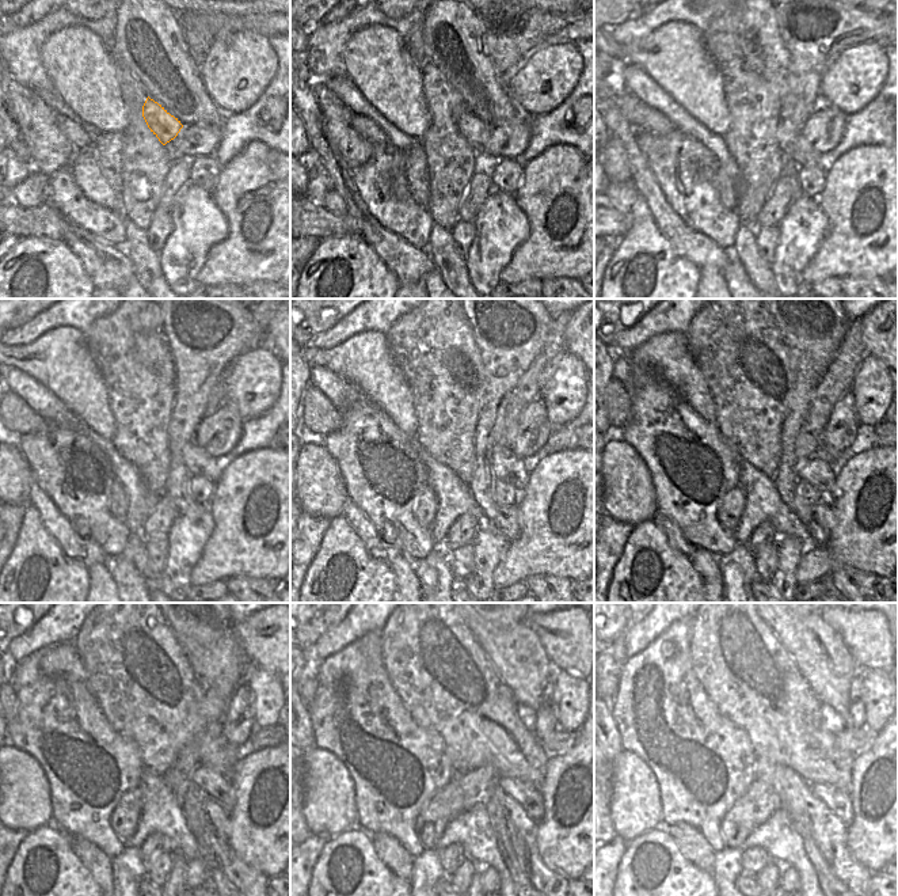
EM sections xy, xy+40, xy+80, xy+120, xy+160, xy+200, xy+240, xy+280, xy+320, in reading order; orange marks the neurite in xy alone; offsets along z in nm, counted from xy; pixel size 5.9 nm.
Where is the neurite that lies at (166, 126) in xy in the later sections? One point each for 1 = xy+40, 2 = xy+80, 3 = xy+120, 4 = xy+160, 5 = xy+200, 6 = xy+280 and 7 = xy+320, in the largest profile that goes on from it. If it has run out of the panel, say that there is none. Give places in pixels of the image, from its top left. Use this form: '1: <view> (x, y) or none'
1: xy+40 (476, 132)
2: xy+80 (790, 141)
3: xy+120 (198, 463)
4: xy+160 (506, 466)
5: xy+200 (821, 474)
6: xy+280 (528, 796)
7: xy+320 (837, 801)

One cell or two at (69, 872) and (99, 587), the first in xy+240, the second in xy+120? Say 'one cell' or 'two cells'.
two cells

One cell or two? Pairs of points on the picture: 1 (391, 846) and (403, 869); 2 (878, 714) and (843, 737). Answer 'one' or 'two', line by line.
1: one
2: two

